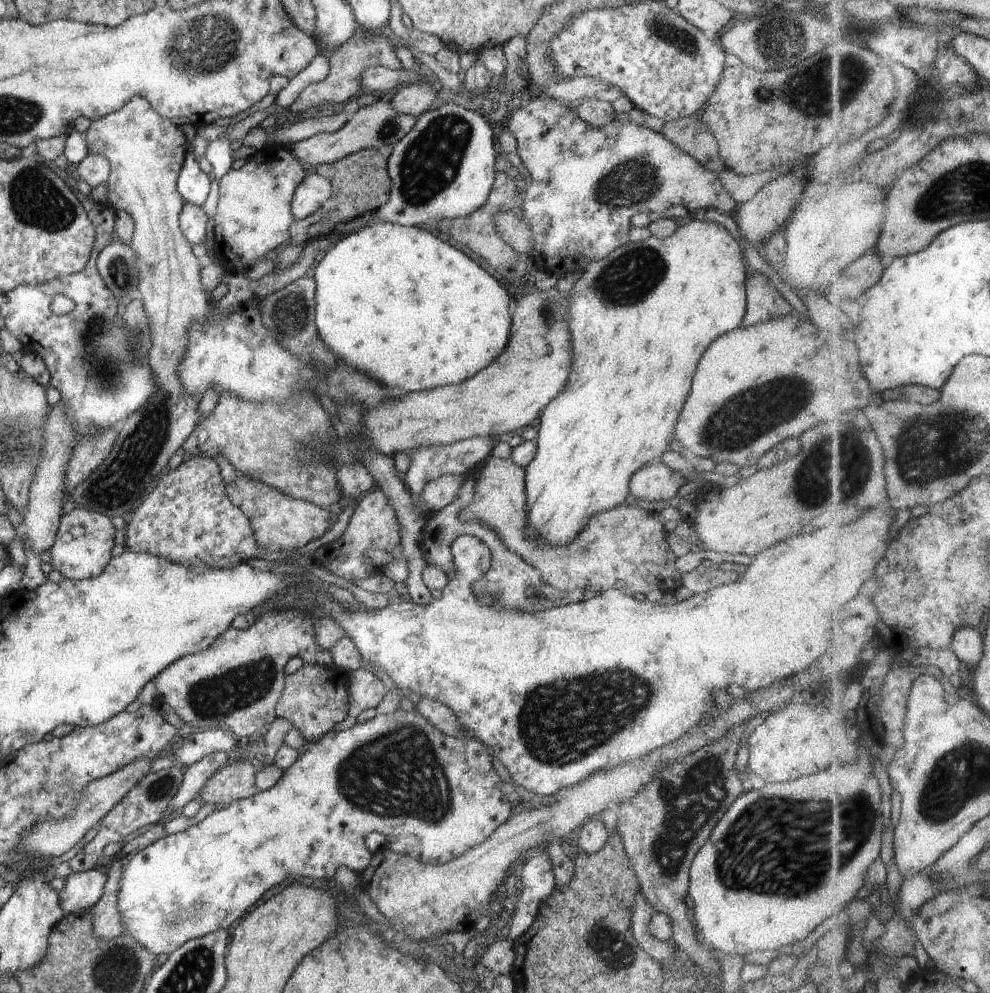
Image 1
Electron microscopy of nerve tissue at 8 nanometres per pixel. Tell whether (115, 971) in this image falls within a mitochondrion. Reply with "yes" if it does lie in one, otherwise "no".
yes

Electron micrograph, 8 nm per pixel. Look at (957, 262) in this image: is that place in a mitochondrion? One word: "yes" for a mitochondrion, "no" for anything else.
no

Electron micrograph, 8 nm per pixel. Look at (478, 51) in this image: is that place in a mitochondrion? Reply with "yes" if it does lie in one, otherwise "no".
no

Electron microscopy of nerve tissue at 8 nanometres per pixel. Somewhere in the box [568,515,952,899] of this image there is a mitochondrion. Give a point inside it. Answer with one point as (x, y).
(688, 808)

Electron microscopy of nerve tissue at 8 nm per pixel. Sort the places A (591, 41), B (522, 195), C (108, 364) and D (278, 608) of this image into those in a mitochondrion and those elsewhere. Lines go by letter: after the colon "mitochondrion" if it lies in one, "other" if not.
A: other
B: other
C: mitochondrion
D: other

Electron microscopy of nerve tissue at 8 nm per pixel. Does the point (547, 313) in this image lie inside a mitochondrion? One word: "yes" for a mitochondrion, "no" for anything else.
yes

